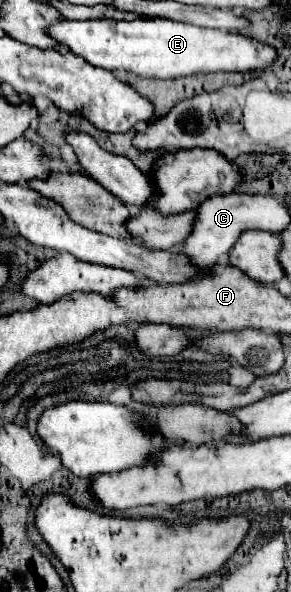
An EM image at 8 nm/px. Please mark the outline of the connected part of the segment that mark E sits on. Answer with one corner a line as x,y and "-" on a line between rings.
59,16
55,24
51,24
45,34
57,44
63,46
65,50
73,52
75,56
81,56
85,62
117,72
133,72
141,78
179,78
179,76
189,76
189,74
207,74
207,72
249,72
249,70
263,70
273,64
275,60
275,50
257,42
243,38
239,34
223,32
223,30
209,30
209,28
199,28
191,24
181,24
181,22
171,22
171,20
69,20
65,16

